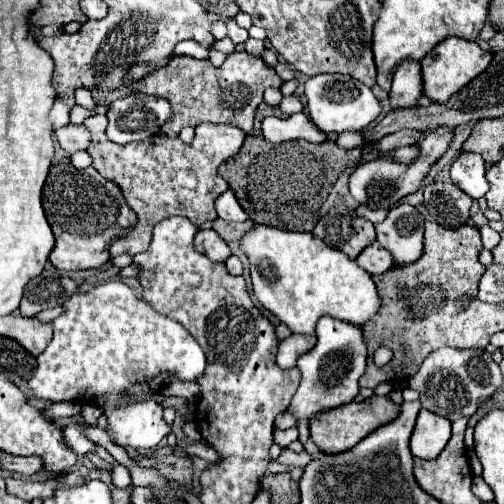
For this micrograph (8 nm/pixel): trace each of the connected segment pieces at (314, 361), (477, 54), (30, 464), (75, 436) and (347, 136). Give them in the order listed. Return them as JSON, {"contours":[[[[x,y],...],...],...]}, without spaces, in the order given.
{"contours":[[[[323,317],[317,323],[317,345],[311,353],[301,355],[297,359],[297,367],[301,371],[301,385],[295,391],[289,413],[295,421],[311,421],[323,411],[341,407],[351,403],[359,395],[359,377],[365,373],[367,347],[363,343],[361,327],[349,327],[347,323],[339,323],[337,319]]],[[[461,37],[443,39],[443,43],[439,43],[439,47],[435,47],[435,51],[431,51],[431,55],[427,55],[421,61],[425,95],[437,103],[445,103],[453,93],[457,93],[471,79],[475,79],[479,73],[483,73],[489,67],[491,59],[493,59],[493,55],[489,51],[483,51],[477,41],[467,41]]],[[[9,455],[9,457],[1,459],[1,467],[9,469],[9,471],[23,473],[23,475],[33,475],[33,473],[39,473],[45,467],[45,463],[43,463],[43,459],[39,455],[31,455],[31,457]]],[[[79,423],[67,425],[65,431],[63,431],[63,435],[65,435],[65,445],[67,445],[75,455],[79,455],[79,457],[95,449],[95,443],[89,441],[89,439],[83,435]]],[[[345,131],[343,135],[337,137],[337,145],[341,149],[355,149],[355,147],[363,147],[363,139],[359,139],[359,133],[357,131],[353,131],[353,133]]]]}

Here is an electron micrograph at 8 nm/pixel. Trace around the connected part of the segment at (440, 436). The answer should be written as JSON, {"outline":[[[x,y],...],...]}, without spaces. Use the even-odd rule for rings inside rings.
{"outline":[[[427,409],[419,411],[411,435],[411,453],[419,459],[435,459],[451,437],[451,423]]]}

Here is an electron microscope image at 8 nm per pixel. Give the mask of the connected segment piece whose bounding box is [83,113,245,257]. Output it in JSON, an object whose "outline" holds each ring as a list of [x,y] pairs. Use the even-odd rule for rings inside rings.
{"outline":[[[97,113],[89,119],[85,119],[83,123],[89,133],[91,133],[91,147],[87,149],[89,155],[93,157],[93,167],[109,181],[117,183],[123,191],[123,197],[127,201],[127,205],[137,213],[137,225],[133,227],[133,231],[129,231],[125,237],[117,239],[113,245],[111,245],[111,257],[117,257],[117,255],[137,255],[141,251],[145,251],[149,247],[149,241],[151,241],[151,231],[155,227],[157,221],[165,219],[165,217],[171,217],[171,215],[183,215],[187,219],[191,219],[197,227],[203,225],[205,221],[209,219],[217,219],[217,213],[215,213],[215,199],[225,193],[229,189],[229,185],[219,177],[217,169],[227,161],[231,159],[233,155],[239,153],[243,141],[245,141],[245,133],[241,129],[235,129],[231,125],[213,125],[213,123],[201,123],[195,127],[195,139],[193,143],[183,143],[179,137],[171,139],[167,135],[153,135],[151,139],[143,139],[143,141],[133,141],[133,143],[127,143],[127,145],[117,145],[113,141],[109,141],[105,129],[107,129],[107,117],[103,113]]]}

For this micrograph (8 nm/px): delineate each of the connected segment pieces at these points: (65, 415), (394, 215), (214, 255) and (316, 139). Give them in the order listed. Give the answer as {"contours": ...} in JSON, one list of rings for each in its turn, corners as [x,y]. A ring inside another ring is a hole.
{"contours":[[[[53,403],[51,407],[47,407],[43,411],[43,415],[51,421],[59,421],[59,419],[69,419],[73,415],[77,415],[81,411],[81,403]]],[[[413,205],[393,207],[387,219],[375,225],[377,241],[393,253],[395,263],[413,263],[423,251],[423,223],[423,215]]],[[[201,229],[195,235],[195,249],[207,255],[211,261],[225,261],[227,257],[231,257],[231,249],[213,229]]],[[[295,113],[289,119],[265,117],[261,123],[261,129],[263,129],[263,137],[271,145],[289,141],[289,139],[305,139],[311,143],[321,143],[327,139],[327,135],[319,131],[305,113]]]]}

